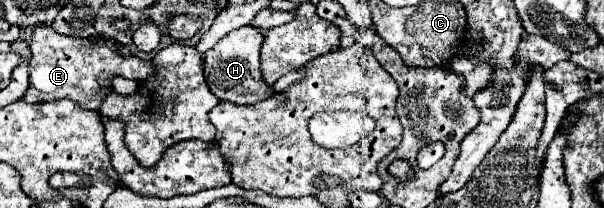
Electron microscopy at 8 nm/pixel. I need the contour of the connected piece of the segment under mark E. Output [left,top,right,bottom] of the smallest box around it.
[25,25,155,111]

